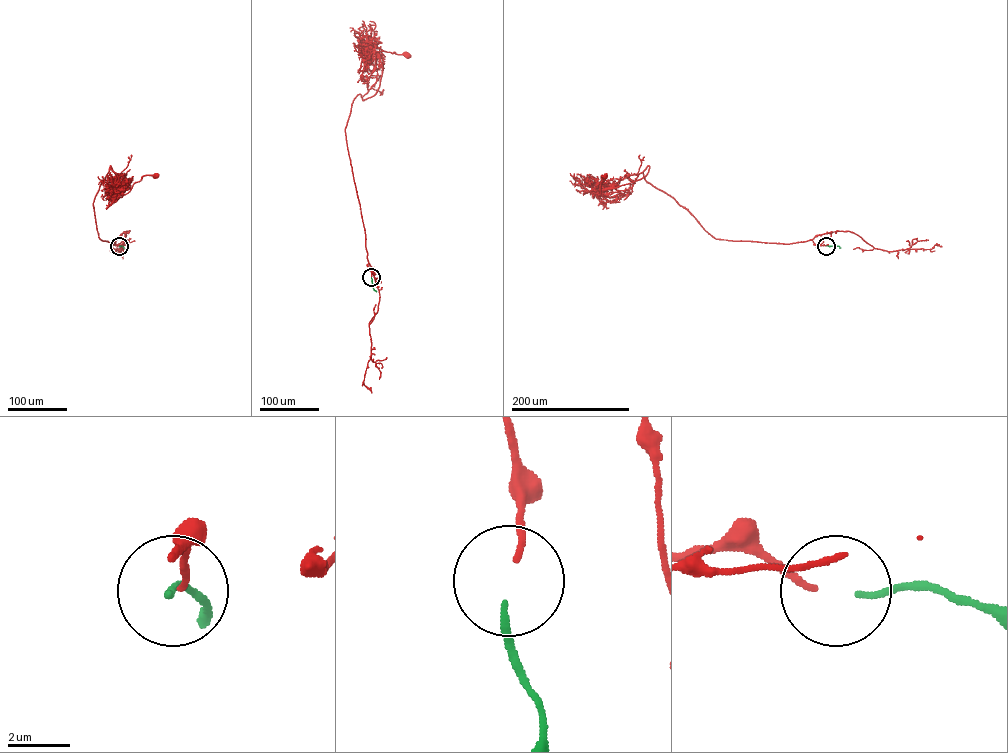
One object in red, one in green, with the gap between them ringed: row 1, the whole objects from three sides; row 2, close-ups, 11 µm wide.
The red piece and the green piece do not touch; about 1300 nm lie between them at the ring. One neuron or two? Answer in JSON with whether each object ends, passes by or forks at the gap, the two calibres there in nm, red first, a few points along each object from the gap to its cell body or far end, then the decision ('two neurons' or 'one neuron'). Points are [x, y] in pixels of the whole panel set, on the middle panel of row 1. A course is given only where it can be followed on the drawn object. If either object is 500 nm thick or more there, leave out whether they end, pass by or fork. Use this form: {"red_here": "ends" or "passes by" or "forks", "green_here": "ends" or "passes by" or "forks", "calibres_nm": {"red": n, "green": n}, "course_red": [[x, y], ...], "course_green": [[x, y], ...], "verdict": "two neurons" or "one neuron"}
{"red_here": "ends", "green_here": "ends", "calibres_nm": {"red": 190, "green": 200}, "course_red": [[371, 276], [345, 128], [356, 97], [372, 96], [379, 86], [380, 58], [370, 47], [407, 55]], "course_green": [[371, 277], [376, 291]], "verdict": "one neuron"}

